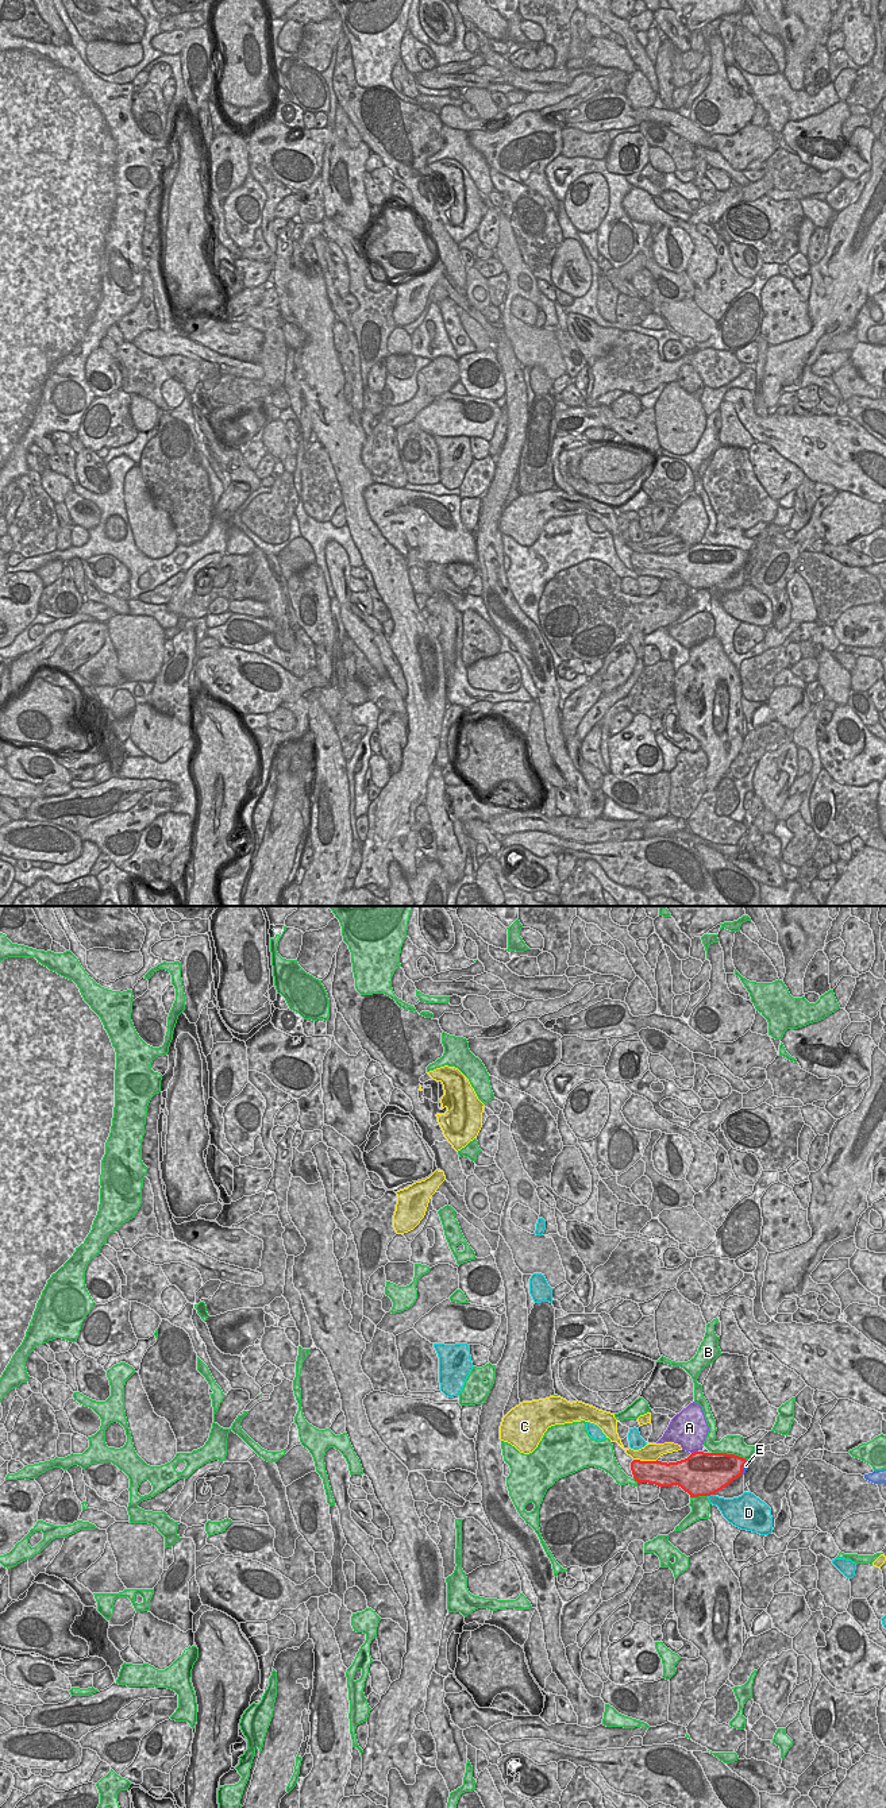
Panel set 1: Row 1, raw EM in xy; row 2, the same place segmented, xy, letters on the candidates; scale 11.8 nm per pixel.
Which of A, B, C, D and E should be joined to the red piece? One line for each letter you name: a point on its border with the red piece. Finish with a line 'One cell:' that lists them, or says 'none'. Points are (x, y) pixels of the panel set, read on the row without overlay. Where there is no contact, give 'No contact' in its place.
E: Touches red at xy (743, 558)
One cell: E.

